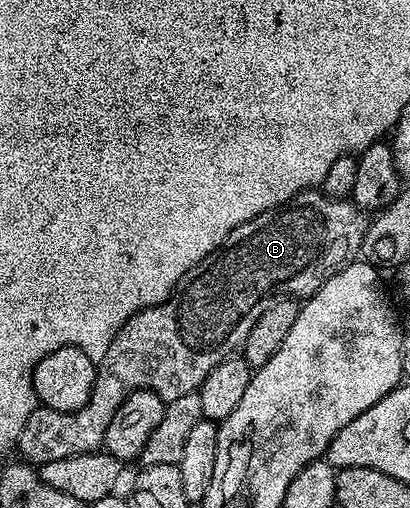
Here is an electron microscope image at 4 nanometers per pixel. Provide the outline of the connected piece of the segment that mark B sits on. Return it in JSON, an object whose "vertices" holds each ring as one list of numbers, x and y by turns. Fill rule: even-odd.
{"vertices":[[313,189,304,191,300,195,295,195,289,203,283,203,281,207,275,207,274,210,262,213,258,217,254,217,250,221,235,227,224,239,224,243,220,248,214,253,210,253,197,267,192,267,184,274,183,279,180,280,178,293,165,299,163,303,134,313,128,318,128,323,122,325,122,329,116,334,114,341,110,341,110,349,106,349,105,359,100,360,97,366,91,401,77,411,55,411,40,405,37,406,34,413,30,413,30,417,20,434,18,451,24,454,21,456,27,462,39,465,54,461,58,457,74,457,82,453,101,450,104,445,104,438,106,437,106,429,110,429,110,421,114,417,114,413,118,413,118,405,122,405,122,401,126,401,126,397,135,391,152,391,155,395,159,395,165,403,174,401,174,397,182,397,191,391,199,392,200,387,206,381,206,377,210,377,213,369,223,359,233,358,243,348,246,337,250,337,250,329,254,329,254,321,258,321,258,317,262,317,262,313,266,313,266,309,270,309,270,305,274,305,277,299,299,299,301,301,307,299,308,296,313,295,326,281,330,281,330,277,334,277,343,267,348,266,349,263,353,262,360,255,360,246,369,224,369,220,367,218,364,219,364,215,365,212,348,199,332,199,329,195,325,195,323,190]]}

